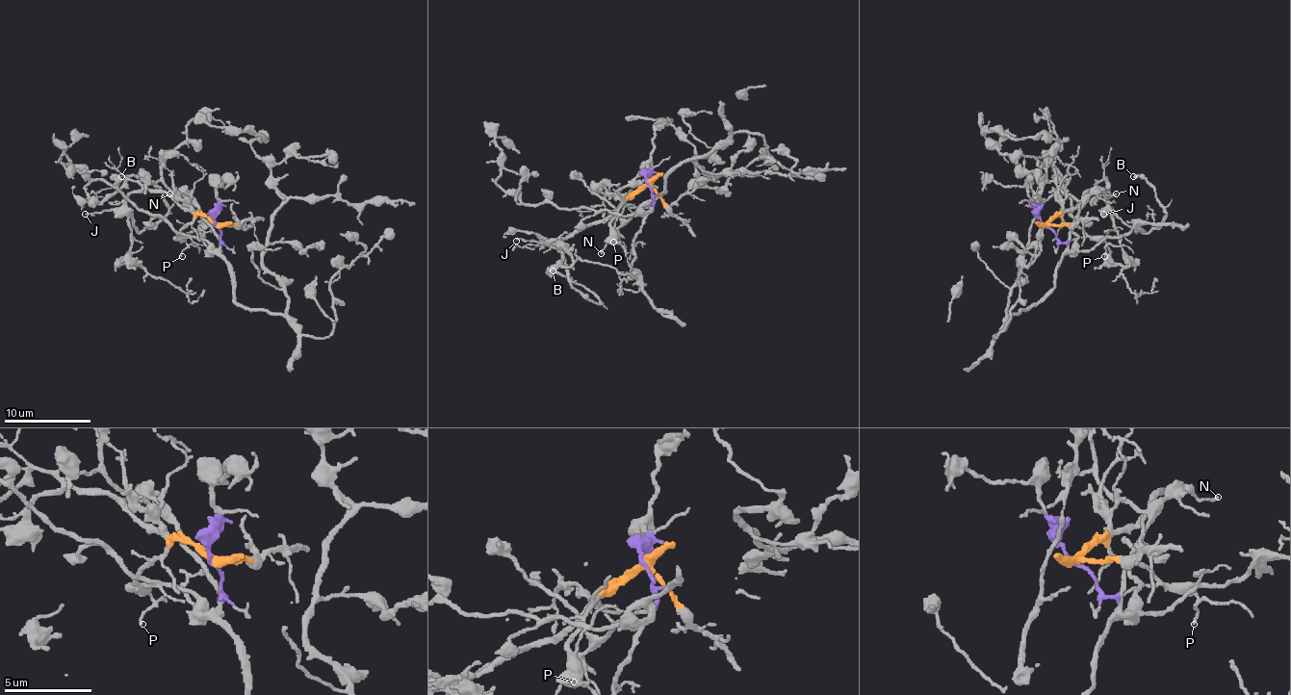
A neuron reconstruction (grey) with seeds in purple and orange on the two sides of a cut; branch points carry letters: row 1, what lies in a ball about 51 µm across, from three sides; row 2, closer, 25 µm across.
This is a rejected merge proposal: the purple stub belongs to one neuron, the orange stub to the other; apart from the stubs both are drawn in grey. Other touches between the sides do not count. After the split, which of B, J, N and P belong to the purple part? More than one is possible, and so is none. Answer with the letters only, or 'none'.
N

